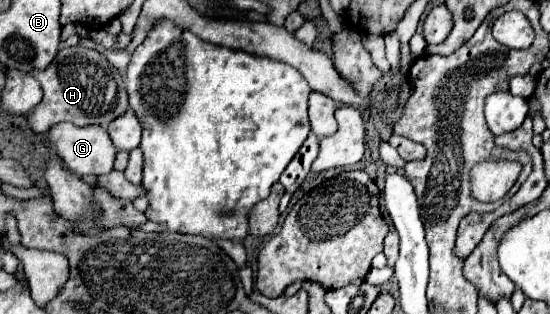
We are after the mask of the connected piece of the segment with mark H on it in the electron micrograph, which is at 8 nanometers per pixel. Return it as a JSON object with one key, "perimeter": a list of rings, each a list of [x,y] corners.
{"perimeter":[[[82,45],[62,47],[48,69],[34,69],[32,75],[44,91],[44,99],[28,115],[34,133],[48,133],[52,125],[62,121],[74,125],[108,125],[128,109],[128,93],[120,71],[104,55]]]}

